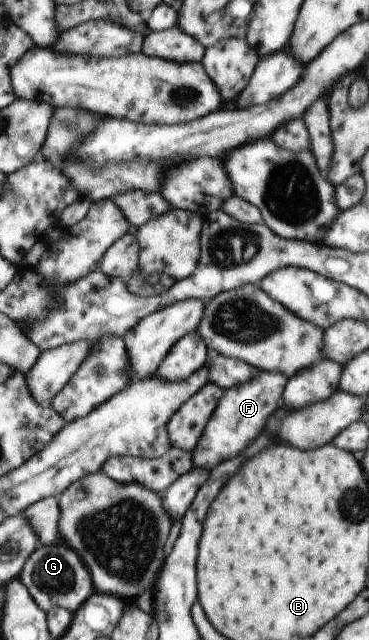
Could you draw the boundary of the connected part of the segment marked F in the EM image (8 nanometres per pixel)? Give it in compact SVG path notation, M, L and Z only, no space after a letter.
M259 370L253 379L222 389L223 393L213 414L209 417L195 449L190 452L193 457L192 467L203 467L211 473L215 465L221 465L221 461L239 455L249 443L253 443L253 439L264 429L269 417L279 407L287 383L285 375L279 371Z

